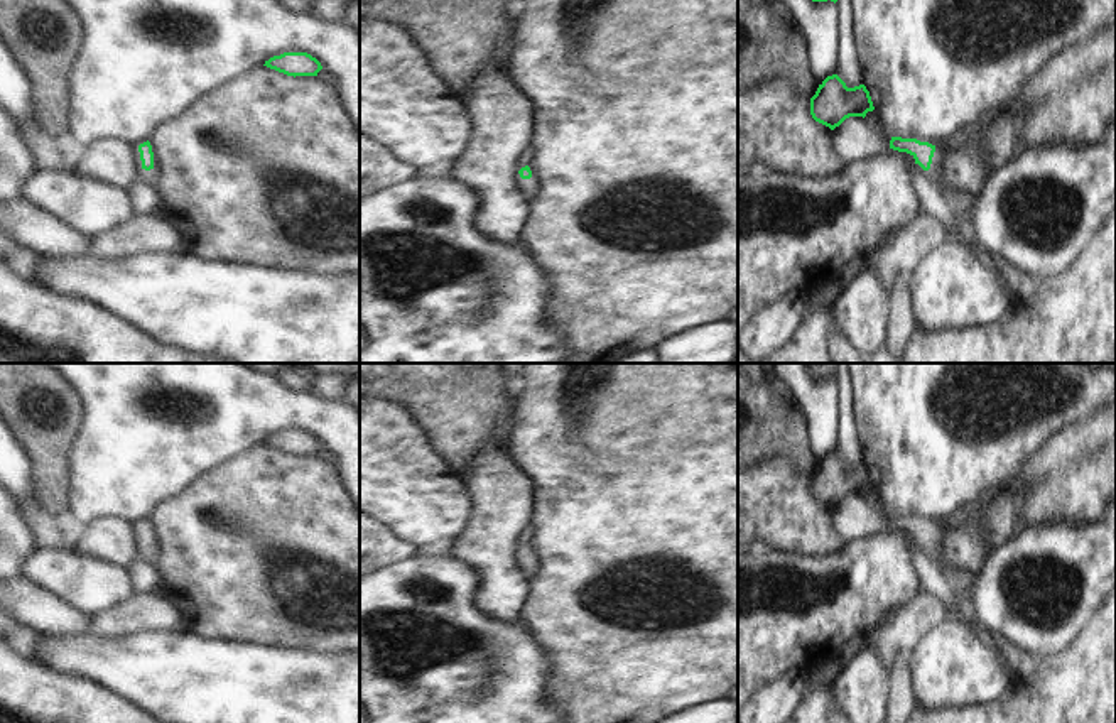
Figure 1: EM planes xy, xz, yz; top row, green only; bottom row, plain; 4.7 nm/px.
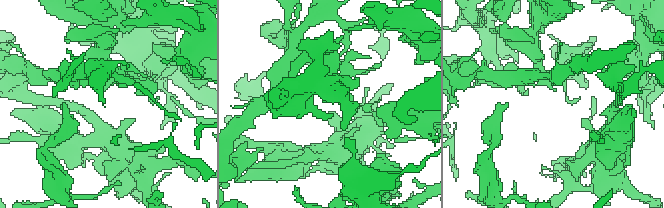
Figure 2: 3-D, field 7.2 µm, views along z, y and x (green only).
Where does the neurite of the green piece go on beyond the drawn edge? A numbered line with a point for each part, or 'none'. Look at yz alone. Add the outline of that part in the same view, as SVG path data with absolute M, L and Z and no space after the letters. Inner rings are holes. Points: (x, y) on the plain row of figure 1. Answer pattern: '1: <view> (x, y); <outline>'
none

